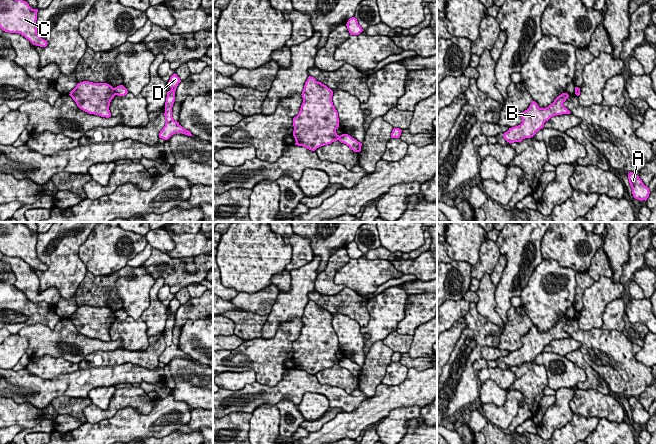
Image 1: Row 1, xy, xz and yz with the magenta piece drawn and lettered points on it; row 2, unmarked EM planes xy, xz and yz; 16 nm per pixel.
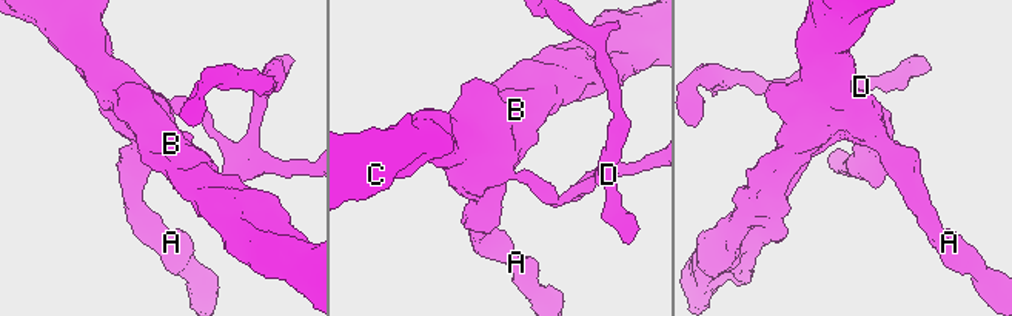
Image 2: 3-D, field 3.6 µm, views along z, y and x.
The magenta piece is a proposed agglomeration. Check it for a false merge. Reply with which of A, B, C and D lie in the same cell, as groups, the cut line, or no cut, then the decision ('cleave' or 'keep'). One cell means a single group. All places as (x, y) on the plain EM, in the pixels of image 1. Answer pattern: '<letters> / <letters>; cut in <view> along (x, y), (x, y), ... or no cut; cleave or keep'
A B C / D; cut in xy along (113, 312), (115, 318); cleave

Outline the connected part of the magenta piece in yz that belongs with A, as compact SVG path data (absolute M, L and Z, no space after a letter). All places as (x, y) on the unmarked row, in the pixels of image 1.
M633 396L628 397L628 403L632 412L633 421L640 425L646 425L650 418L649 412L645 410L639 400Z

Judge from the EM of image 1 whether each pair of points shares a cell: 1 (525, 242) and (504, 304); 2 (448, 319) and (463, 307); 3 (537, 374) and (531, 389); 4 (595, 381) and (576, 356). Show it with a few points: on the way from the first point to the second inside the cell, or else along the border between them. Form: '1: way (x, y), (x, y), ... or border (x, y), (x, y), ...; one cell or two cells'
1: way (521, 257), (518, 271), (512, 283), (506, 289); one cell
2: way (452, 315), (459, 308); one cell
3: way (533, 378), (531, 385); one cell
4: way (592, 375), (580, 362); one cell

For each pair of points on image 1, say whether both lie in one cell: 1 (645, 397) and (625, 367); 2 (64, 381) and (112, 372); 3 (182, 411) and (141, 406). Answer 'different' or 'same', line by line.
1: different
2: same
3: different

